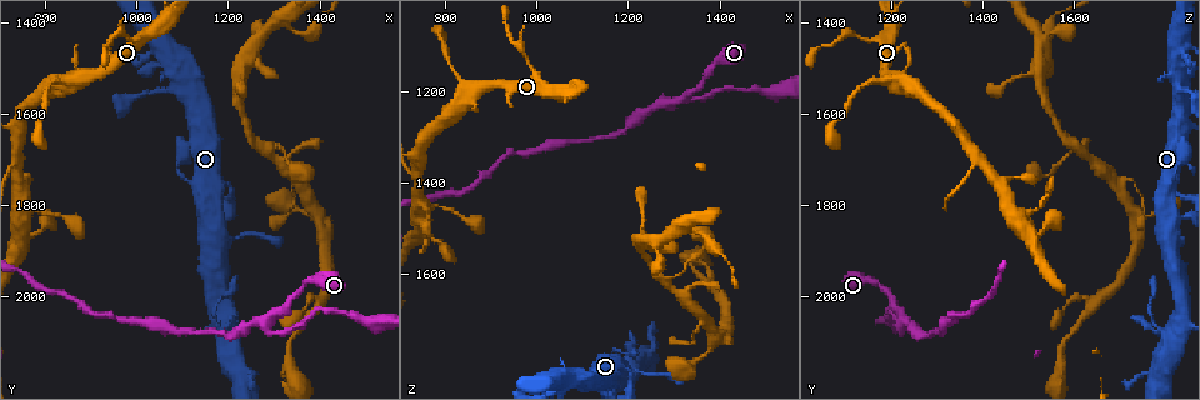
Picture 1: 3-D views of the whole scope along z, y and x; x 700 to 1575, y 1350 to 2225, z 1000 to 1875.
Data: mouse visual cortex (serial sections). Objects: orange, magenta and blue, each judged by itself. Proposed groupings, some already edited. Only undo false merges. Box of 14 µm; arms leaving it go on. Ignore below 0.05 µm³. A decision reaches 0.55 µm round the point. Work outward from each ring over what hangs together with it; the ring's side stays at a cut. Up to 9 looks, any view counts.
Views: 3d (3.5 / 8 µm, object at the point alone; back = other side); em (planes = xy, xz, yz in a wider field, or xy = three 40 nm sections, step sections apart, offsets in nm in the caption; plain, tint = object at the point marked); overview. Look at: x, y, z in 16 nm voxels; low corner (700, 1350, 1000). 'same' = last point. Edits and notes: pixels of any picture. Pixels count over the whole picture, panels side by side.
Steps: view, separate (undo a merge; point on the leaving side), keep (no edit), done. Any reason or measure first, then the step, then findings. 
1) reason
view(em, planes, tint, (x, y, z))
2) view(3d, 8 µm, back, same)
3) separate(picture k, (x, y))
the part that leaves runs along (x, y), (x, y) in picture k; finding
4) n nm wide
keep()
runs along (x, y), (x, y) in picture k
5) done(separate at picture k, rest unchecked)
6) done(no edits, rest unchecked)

thin neck
view(3d, 8 µm, (985, 1435, 1130))

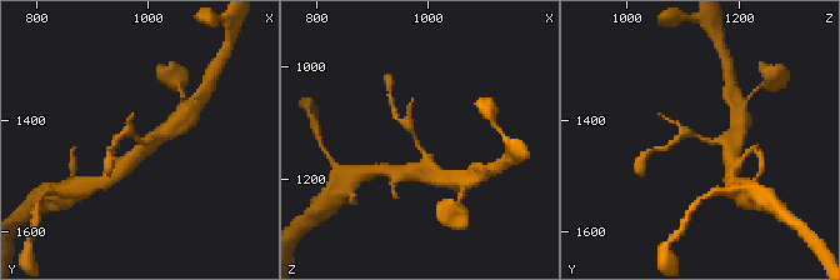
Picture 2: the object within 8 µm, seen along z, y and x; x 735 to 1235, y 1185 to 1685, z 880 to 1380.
closer look
view(3d, 3.5 µm, (980, 1435, 1135))

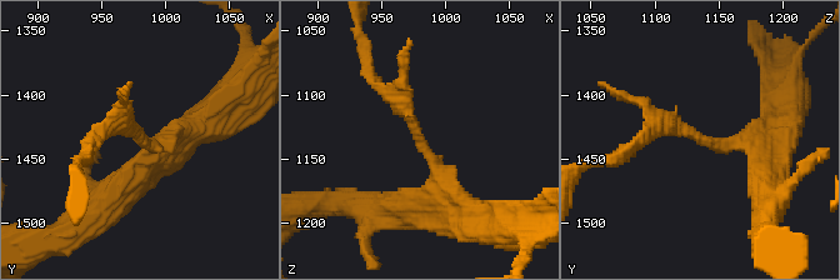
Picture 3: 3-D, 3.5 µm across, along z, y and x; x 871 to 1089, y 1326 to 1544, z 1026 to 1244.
need the tissue
view(em, xy, step 3, tint, (980, 1434, 1130))

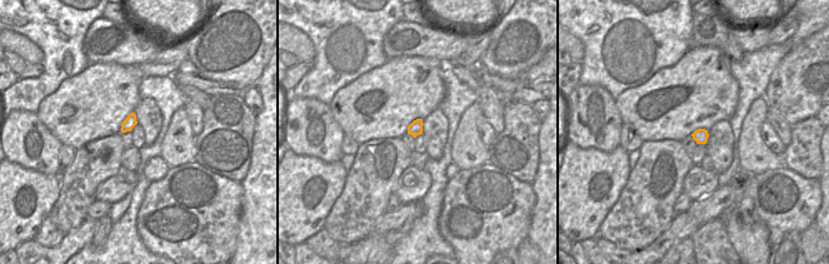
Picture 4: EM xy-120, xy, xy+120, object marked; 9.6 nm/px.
keep()
runs along (431, 205), (431, 158), (374, 80) in picture 3; all the same cell

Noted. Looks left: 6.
thin neck
view(3d, 8 µm, (810, 1535, 1140))

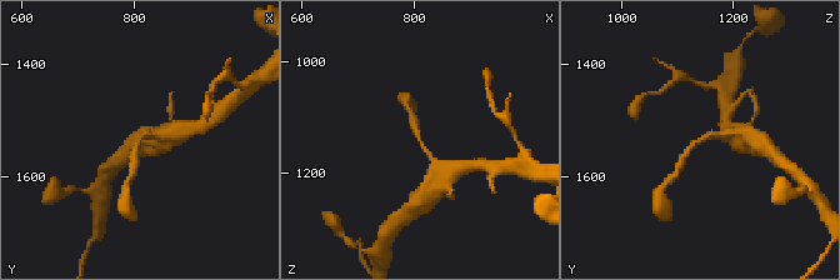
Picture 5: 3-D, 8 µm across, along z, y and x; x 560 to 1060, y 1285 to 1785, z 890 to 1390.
view(3d, 3.5 µm, (810, 1540, 1145))

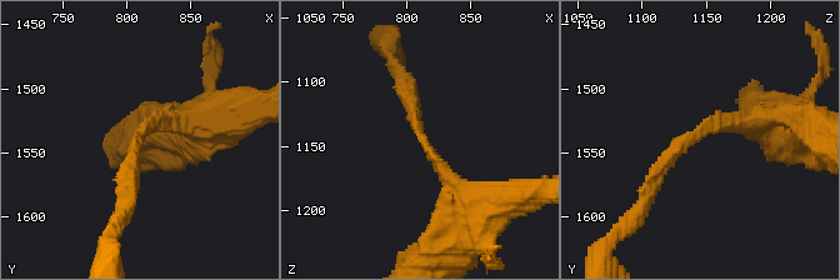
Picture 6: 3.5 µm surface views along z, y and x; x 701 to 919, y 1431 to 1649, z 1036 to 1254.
arms of 200, 250 nm; now the EM
view(em, xy, step 3, tint, (810, 1538, 1140))

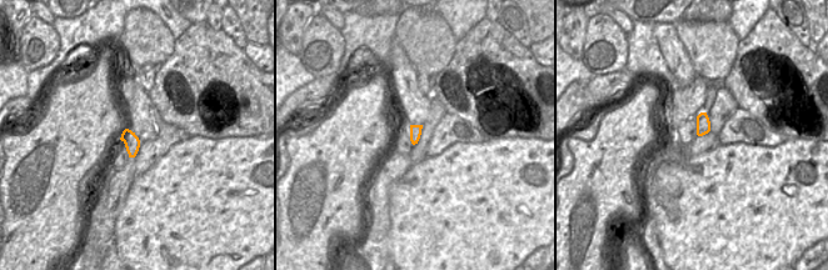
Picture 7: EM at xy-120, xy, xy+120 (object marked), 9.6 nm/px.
keep()
runs along (488, 211), (430, 154), (408, 86) in picture 6; one cell here

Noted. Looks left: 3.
abrupt turn
view(3d, 8 µm, (805, 1840, 1555))

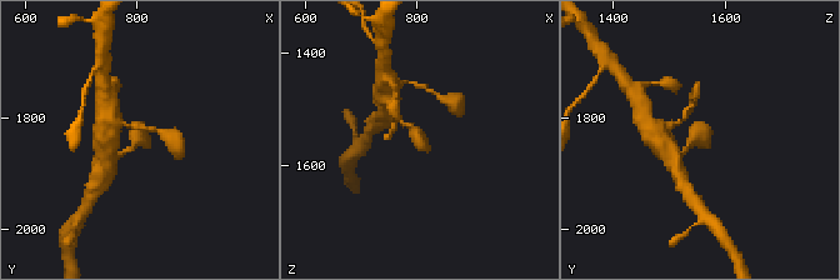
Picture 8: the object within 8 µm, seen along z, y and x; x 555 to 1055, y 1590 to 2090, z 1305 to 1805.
view(3d, 3.5 µm, (810, 1830, 1565))

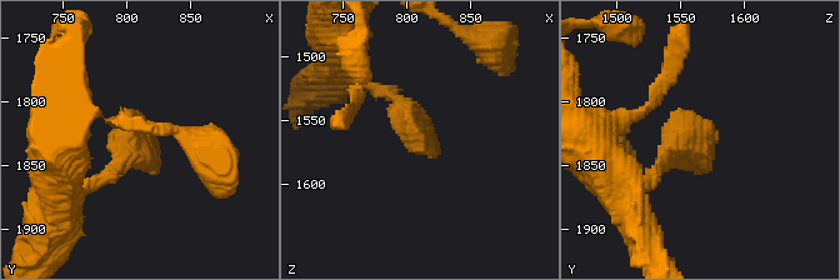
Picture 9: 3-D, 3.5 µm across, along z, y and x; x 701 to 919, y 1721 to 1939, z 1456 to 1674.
shape alone is not enough
view(em, xy, step 3, tint, (808, 1832, 1560))

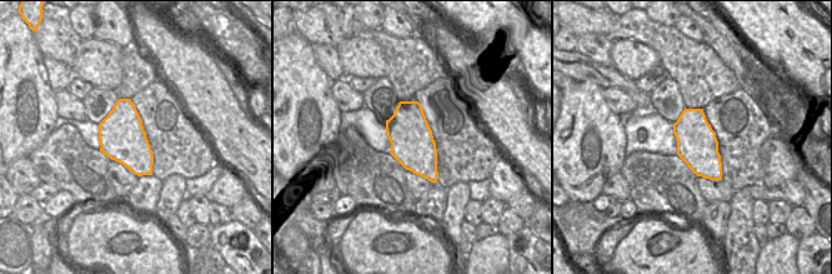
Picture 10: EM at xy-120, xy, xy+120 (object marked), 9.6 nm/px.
keep()
runs along (369, 86), (396, 96), (438, 150) in picture 9; all the same cell

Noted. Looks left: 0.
done(no edits, rest unchecked)

